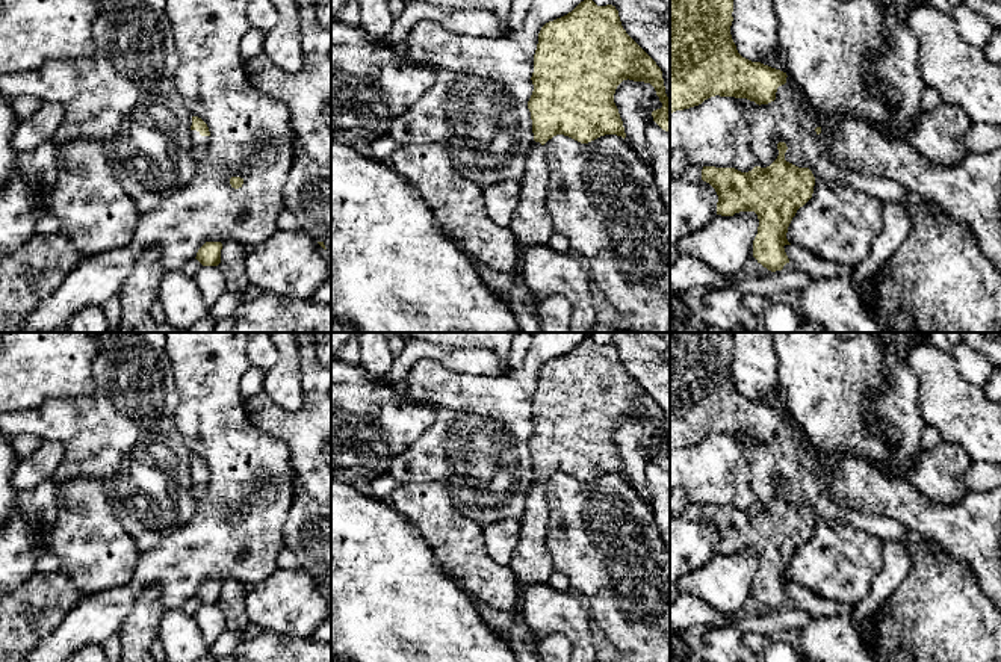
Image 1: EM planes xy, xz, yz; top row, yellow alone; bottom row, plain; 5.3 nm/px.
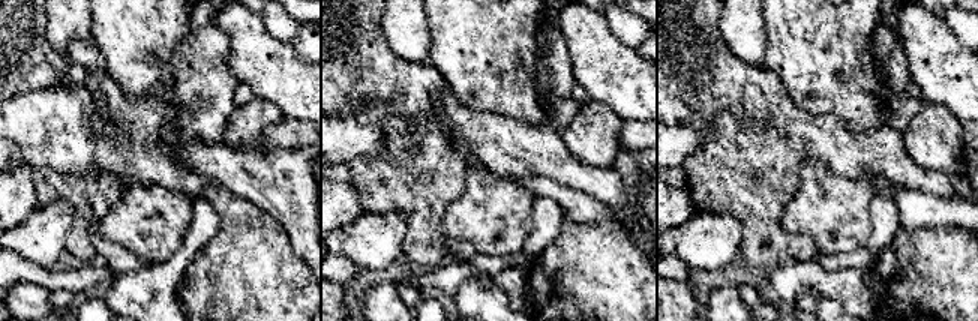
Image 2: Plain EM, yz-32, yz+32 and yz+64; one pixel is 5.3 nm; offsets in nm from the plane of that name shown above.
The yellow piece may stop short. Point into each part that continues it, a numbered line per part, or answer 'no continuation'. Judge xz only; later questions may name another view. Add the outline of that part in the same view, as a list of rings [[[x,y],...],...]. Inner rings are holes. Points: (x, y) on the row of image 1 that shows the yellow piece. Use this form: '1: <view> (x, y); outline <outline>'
1: xz (531, 225); outline [[[535,142],[526,157],[525,175],[520,180],[520,196],[511,221],[511,233],[519,246],[519,260],[513,269],[517,280],[511,290],[511,311],[520,326],[520,333],[540,333],[537,319],[538,299],[523,278],[523,255],[531,246],[547,245],[552,236],[552,219],[546,209],[549,187],[549,168],[544,159],[543,145]]]

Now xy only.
1: xy (200, 144); outline [[[192,130],[191,139],[192,139],[191,153],[194,159],[200,162],[207,154],[210,136],[201,136],[200,131]]]

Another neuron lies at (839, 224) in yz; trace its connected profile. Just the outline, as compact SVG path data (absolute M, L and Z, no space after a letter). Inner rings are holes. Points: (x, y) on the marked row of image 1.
M815 180L812 198L797 210L786 239L826 261L856 266L882 230L883 201L836 180Z

